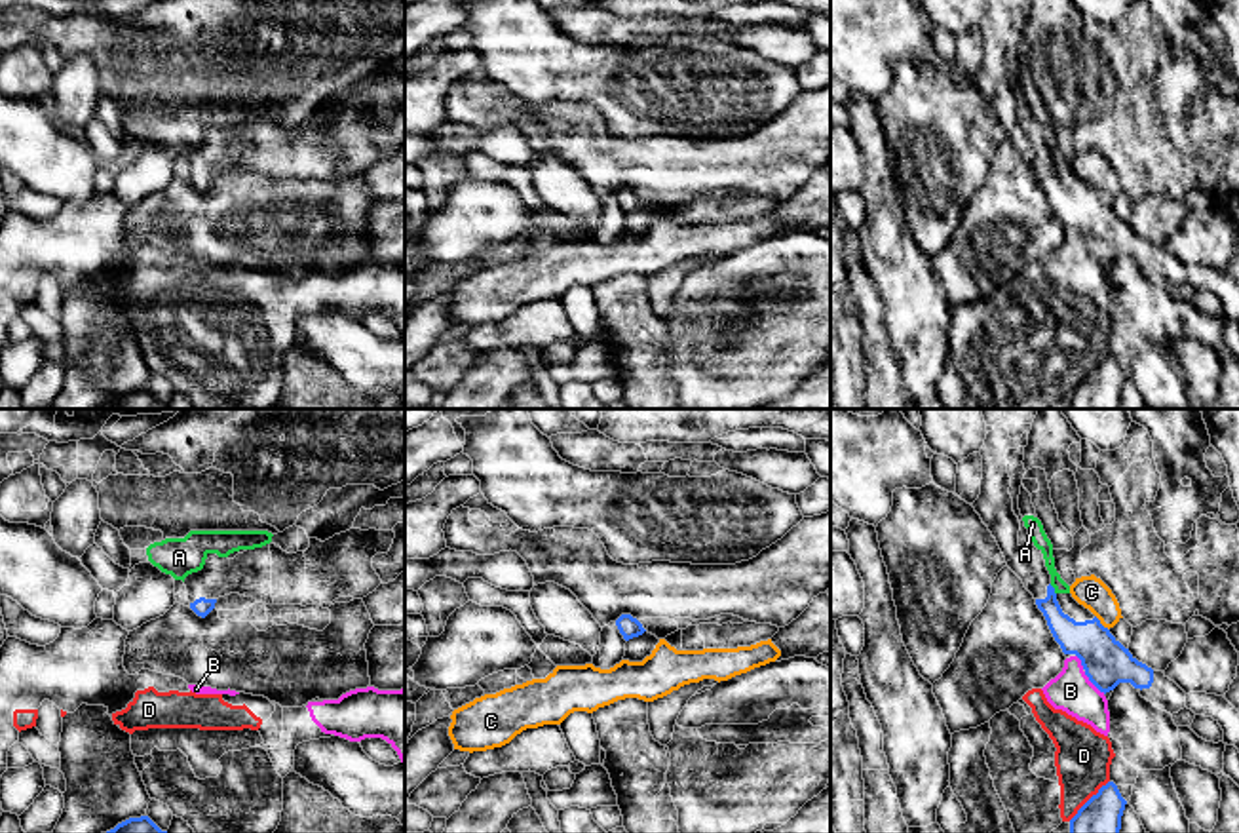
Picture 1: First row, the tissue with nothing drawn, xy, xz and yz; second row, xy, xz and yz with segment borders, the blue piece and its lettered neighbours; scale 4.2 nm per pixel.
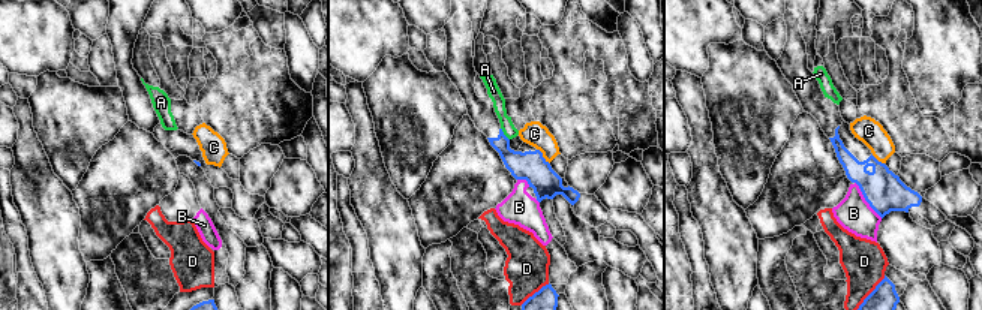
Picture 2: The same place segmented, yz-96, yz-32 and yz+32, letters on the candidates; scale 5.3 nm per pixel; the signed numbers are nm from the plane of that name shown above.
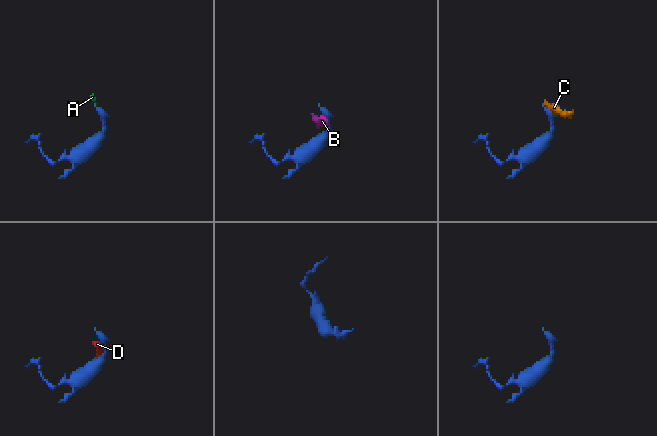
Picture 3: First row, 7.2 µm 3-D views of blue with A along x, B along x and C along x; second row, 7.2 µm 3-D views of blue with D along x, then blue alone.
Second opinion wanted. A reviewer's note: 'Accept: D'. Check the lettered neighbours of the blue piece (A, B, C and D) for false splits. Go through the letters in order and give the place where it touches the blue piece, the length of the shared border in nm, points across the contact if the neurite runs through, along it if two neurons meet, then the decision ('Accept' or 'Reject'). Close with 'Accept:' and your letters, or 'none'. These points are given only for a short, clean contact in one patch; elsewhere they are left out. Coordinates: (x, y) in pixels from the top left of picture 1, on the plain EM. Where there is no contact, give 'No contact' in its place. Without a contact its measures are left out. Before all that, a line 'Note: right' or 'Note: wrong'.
Note: wrong
A: Touches blue at yz (1053, 164). Shared border 50 nm. Boundary: yz (1049, 158), (1055, 168). Reject
B: Touches blue at yz (1093, 257). Shared border 130 nm. Reject
C: Touches blue at yz (1099, 196). Shared border 90 nm. Boundary: yz (1095, 189), (1108, 204). Reject
D: Touches blue at yz (1087, 375). Shared border 240 nm. Boundary: yz (1108, 354), (1068, 394). Reject
Accept: none

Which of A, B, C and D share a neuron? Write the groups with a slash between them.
A / B / C / D

